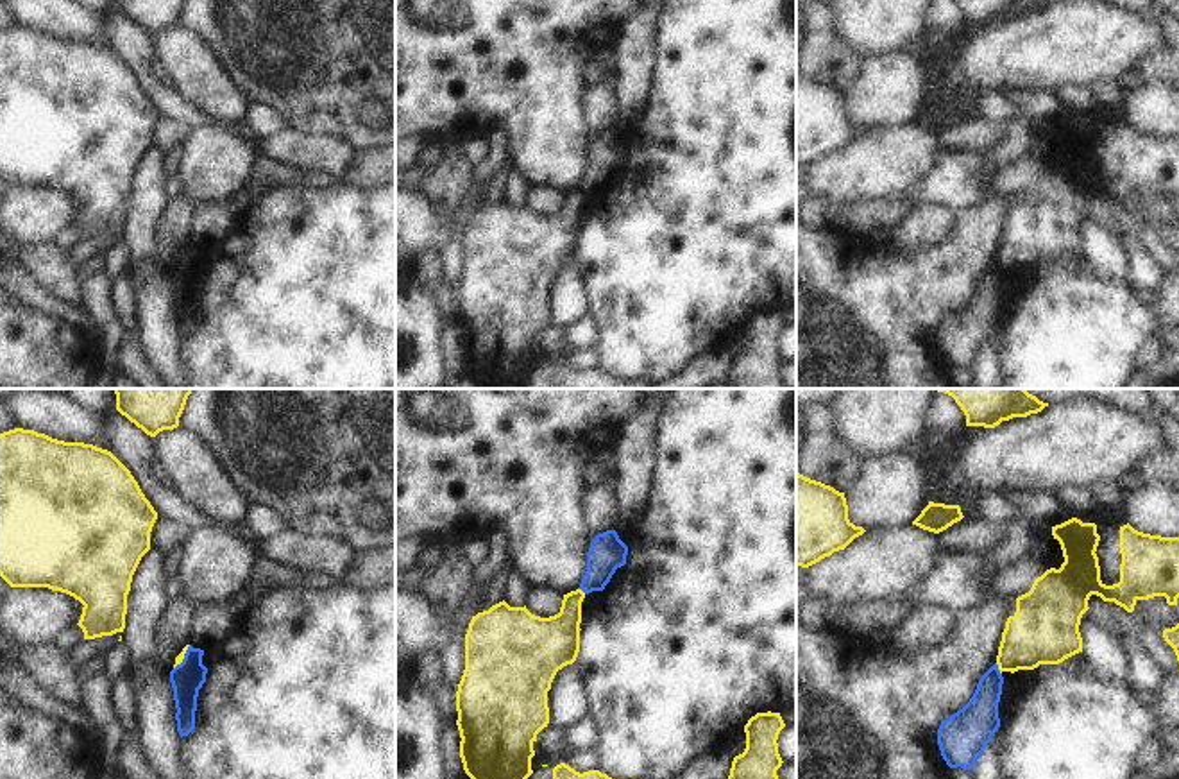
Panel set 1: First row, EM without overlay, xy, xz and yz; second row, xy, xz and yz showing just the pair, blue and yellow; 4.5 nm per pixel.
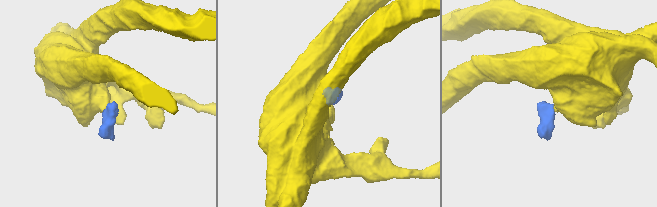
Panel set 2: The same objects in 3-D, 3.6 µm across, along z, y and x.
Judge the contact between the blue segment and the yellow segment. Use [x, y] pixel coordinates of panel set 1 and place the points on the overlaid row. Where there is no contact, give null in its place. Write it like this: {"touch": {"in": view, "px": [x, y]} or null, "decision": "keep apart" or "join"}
{"touch": {"in": "yz", "px": [997, 668]}, "decision": "keep apart"}

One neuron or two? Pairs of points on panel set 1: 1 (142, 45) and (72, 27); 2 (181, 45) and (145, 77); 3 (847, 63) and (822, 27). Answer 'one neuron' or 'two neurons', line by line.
1: two neurons
2: two neurons
3: one neuron

